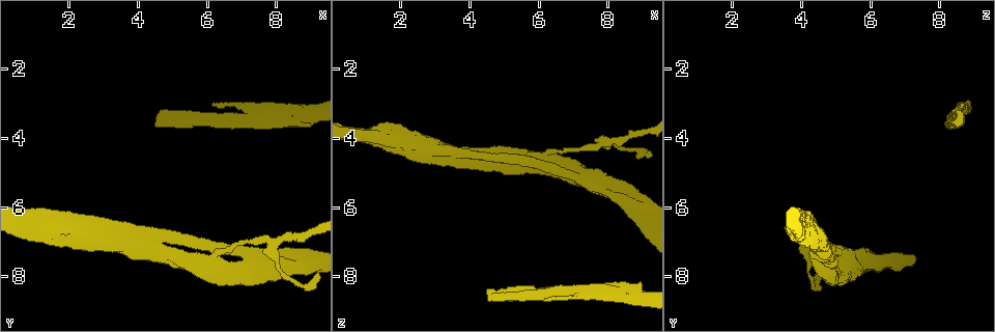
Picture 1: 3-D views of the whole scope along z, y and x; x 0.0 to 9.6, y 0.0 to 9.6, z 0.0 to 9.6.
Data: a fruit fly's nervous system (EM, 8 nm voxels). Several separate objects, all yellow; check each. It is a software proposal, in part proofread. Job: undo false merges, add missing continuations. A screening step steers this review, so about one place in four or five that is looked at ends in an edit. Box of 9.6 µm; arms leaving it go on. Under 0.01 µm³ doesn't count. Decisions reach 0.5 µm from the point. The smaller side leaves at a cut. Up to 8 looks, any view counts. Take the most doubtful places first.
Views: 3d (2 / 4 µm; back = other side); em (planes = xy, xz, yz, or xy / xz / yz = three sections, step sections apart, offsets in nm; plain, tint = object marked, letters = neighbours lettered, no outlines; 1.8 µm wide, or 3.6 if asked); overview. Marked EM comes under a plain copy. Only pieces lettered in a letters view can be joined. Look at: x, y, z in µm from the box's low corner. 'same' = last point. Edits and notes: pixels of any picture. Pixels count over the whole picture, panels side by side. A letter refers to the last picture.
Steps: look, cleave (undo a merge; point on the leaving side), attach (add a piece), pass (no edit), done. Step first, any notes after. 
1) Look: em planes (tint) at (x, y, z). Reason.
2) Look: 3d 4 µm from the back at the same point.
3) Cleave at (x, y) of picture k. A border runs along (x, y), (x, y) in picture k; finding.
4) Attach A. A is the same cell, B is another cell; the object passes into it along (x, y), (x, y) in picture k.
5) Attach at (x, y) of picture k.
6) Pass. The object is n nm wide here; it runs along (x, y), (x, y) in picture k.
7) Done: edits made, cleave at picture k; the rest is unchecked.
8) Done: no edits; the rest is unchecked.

Look: em 3.6 µm planes (tint) at (4.45, 7.20, 4.45). Three arms meet.

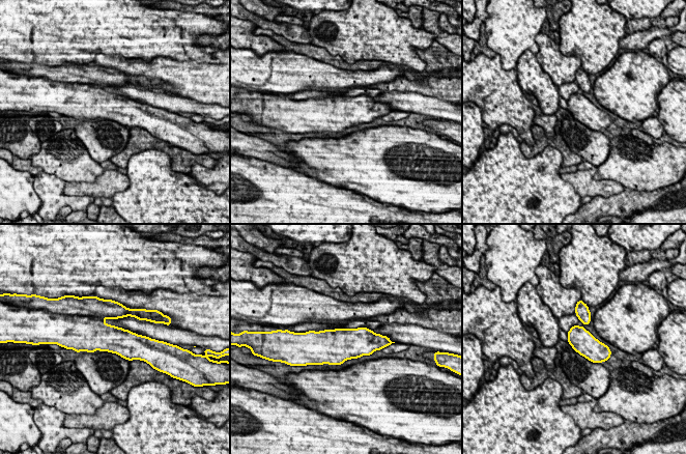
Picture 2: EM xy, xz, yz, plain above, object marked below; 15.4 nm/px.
Look: em 3.6 µm planes (letters) at the same point.

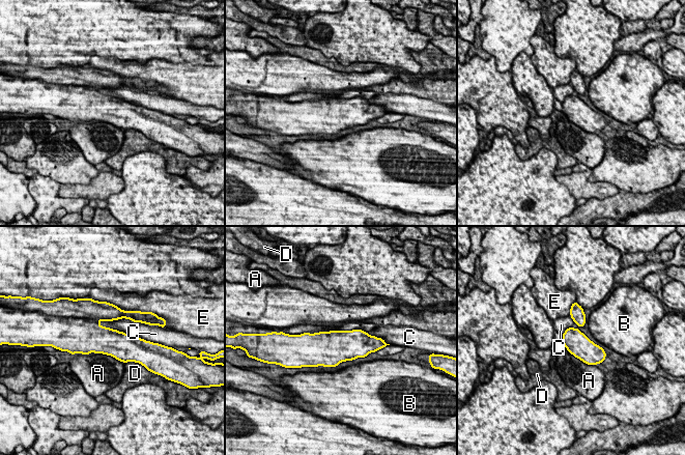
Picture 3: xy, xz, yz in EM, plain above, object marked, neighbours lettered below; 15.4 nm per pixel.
Pass. The object is 360 nm wide here; A, B, C, D and E are other cells; a border runs along (94, 352), (110, 354), (123, 363) in picture 3; continuous, no second neuron.

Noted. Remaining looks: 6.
Look: em 3.6 µm planes (tint) at (7.10, 7.55, 5.20). Arms part here.

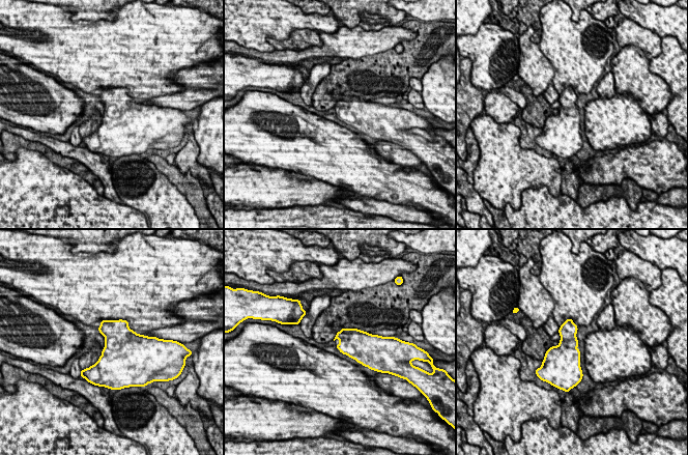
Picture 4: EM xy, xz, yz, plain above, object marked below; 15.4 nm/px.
Look: em 3.6 µm planes (letters) at the same point. See the neighbours.

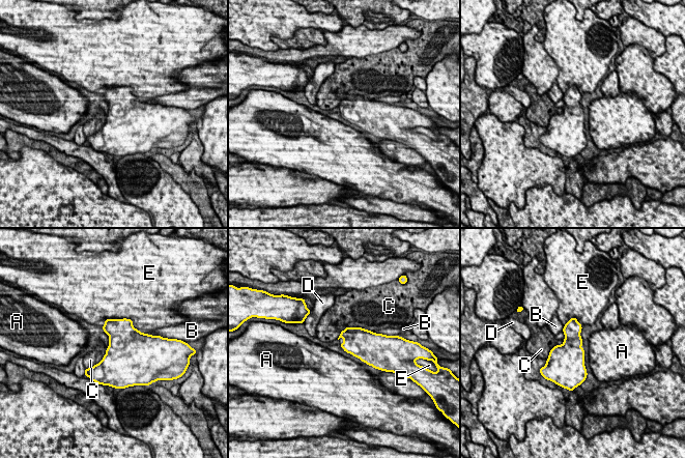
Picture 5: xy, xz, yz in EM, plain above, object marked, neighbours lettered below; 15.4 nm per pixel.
Pass. The longest contact is with E, 700 nm; A, B, C, D and E are other cells; a border runs along (345, 326), (361, 326), (372, 331) in picture 5; all the same neuron.

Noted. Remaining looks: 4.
Look: 3d 2 µm at (8.95, 8.25, 4.45). Sharp bend.

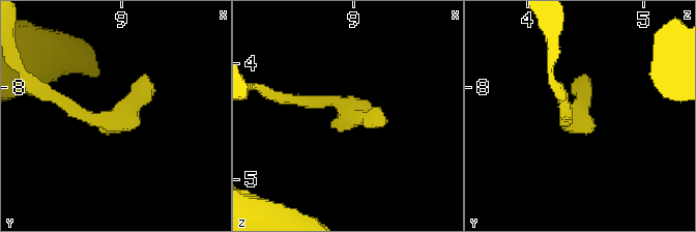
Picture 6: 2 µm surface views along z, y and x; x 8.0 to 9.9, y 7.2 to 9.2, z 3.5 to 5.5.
Look: em planes (letters) at (8.94, 8.28, 4.40).

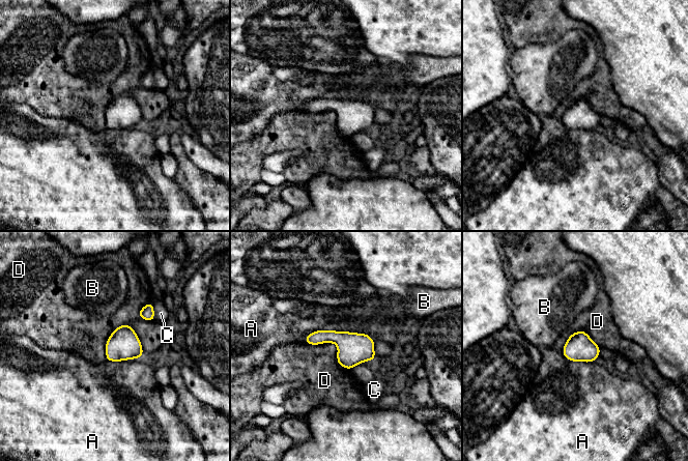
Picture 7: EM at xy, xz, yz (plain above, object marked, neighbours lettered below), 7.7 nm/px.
Pass. A, B, C and D are other cells; a border runs along (307, 343), (334, 343), (349, 369) in picture 7; all the same neuron.

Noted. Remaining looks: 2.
Done: no edits; the rest is unchecked.

